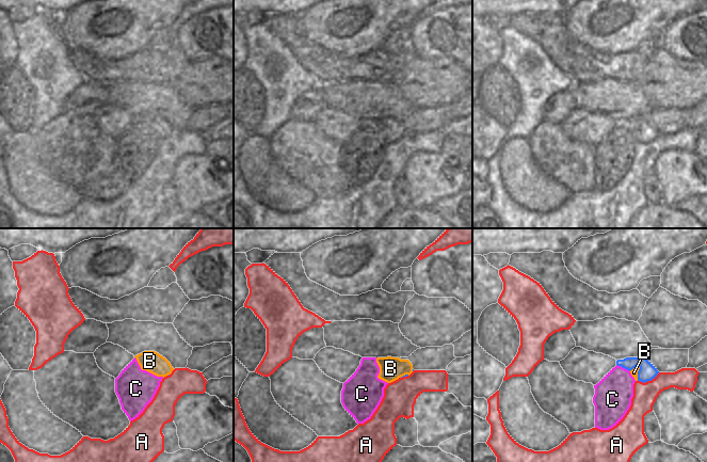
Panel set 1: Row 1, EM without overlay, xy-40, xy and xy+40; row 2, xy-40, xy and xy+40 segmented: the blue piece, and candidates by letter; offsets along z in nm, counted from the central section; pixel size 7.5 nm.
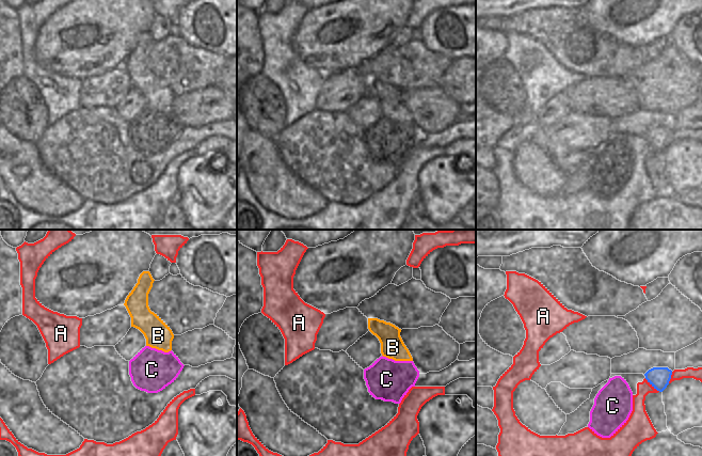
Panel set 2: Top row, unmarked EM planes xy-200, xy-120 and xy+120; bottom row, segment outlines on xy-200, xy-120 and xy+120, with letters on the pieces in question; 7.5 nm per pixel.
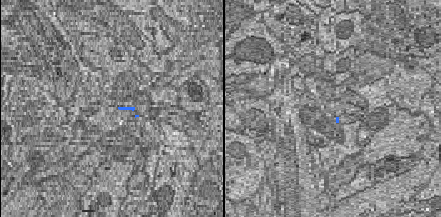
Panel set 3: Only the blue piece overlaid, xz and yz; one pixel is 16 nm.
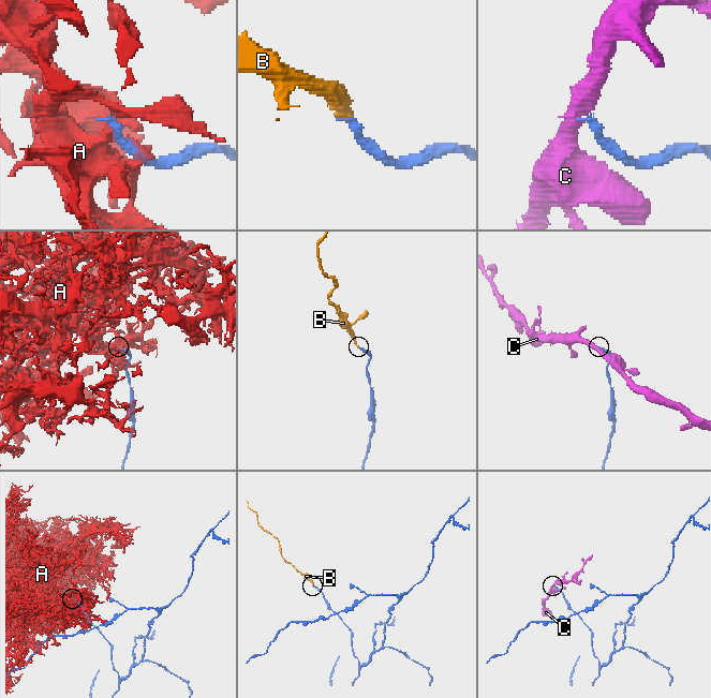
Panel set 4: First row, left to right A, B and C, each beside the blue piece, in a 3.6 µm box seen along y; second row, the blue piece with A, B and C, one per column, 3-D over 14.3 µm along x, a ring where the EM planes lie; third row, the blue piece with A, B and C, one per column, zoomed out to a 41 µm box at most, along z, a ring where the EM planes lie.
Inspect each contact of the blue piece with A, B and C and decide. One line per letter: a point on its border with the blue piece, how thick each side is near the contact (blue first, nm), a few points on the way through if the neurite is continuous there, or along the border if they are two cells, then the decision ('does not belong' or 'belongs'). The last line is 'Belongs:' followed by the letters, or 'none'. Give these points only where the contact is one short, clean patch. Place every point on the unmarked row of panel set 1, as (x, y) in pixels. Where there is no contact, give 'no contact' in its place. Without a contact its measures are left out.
A: xy+40 (648, 141) | 130/180 nm | does not belong
B: xy+40 (638, 133) | 130/50 nm | across xy+40 (646, 133), (638, 133), (633, 133) | belongs
C: xy+40 (623, 128) | 130/280 nm | along xy+40 (616, 125), (629, 132) | does not belong
Belongs: B

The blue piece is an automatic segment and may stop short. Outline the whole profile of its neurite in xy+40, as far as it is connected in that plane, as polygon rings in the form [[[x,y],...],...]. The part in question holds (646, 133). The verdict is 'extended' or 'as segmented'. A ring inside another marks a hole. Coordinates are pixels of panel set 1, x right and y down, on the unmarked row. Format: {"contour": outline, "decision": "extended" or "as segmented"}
{"contour": [[[643,117],[617,121],[616,126],[629,131],[636,142],[643,144],[652,142],[659,134],[657,129]]], "decision": "extended"}

